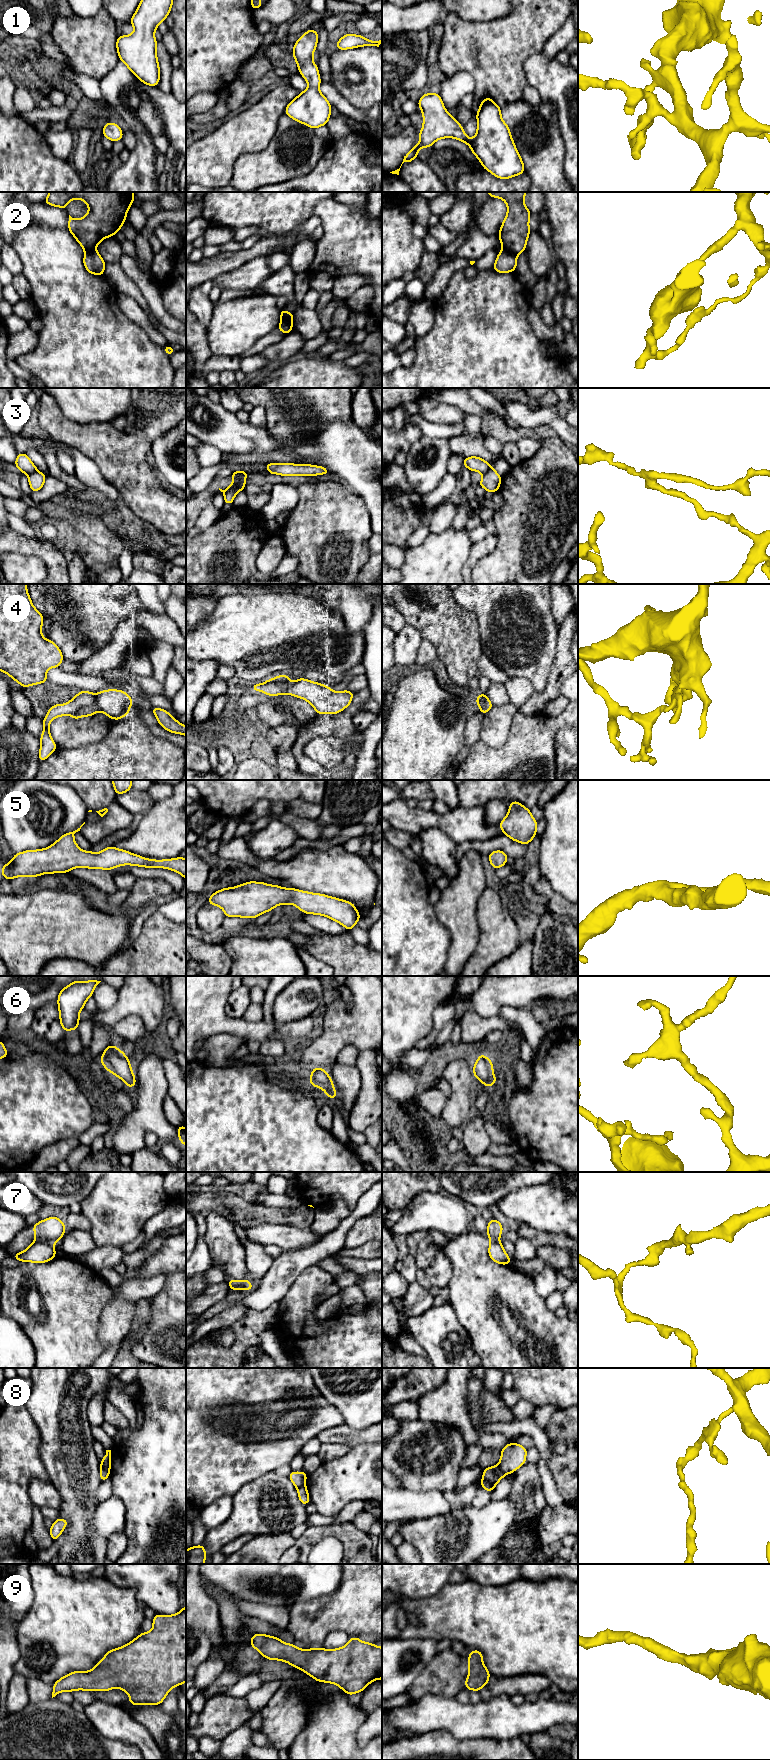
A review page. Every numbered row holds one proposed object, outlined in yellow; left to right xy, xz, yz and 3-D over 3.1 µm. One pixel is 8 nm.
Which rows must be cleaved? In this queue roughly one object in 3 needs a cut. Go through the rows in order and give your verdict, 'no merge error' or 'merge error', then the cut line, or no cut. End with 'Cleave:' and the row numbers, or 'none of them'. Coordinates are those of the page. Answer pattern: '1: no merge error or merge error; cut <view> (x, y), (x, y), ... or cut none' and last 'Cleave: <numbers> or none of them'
1: no merge error; cut none
2: merge error; cut yz (503, 248), (516, 255)
3: merge error; cut xz (244, 487), (231, 486), (224, 493)
4: merge error; cut xy (95, 695), (95, 700), (90, 705), (82, 706), (70, 714)
5: no merge error; cut none
6: no merge error; cut none
7: merge error; cut xy (36, 1239), (53, 1243)
8: merge error; cut yz (498, 1464), (505, 1474)
9: no merge error; cut none
Cleave: 2, 3, 4, 7, 8

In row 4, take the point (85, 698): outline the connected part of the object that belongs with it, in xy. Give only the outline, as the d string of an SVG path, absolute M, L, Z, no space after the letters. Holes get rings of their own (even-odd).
M82 690L75 695L67 704L56 704L48 709L46 717L43 721L43 733L40 737L41 746L39 750L39 762L46 760L56 749L57 745L53 741L49 725L51 721L60 716L71 715L82 707L91 706L95 701L95 694Z

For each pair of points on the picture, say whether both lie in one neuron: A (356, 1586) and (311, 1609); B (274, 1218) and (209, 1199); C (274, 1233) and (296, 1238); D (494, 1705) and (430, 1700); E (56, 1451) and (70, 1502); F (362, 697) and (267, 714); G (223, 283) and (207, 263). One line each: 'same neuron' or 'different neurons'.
A: same neuron
B: same neuron
C: same neuron
D: same neuron
E: same neuron
F: different neurons
G: different neurons

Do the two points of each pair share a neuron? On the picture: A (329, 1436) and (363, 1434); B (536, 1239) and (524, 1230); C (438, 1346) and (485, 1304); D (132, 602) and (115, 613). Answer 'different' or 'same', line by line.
A: same
B: same
C: different
D: same

